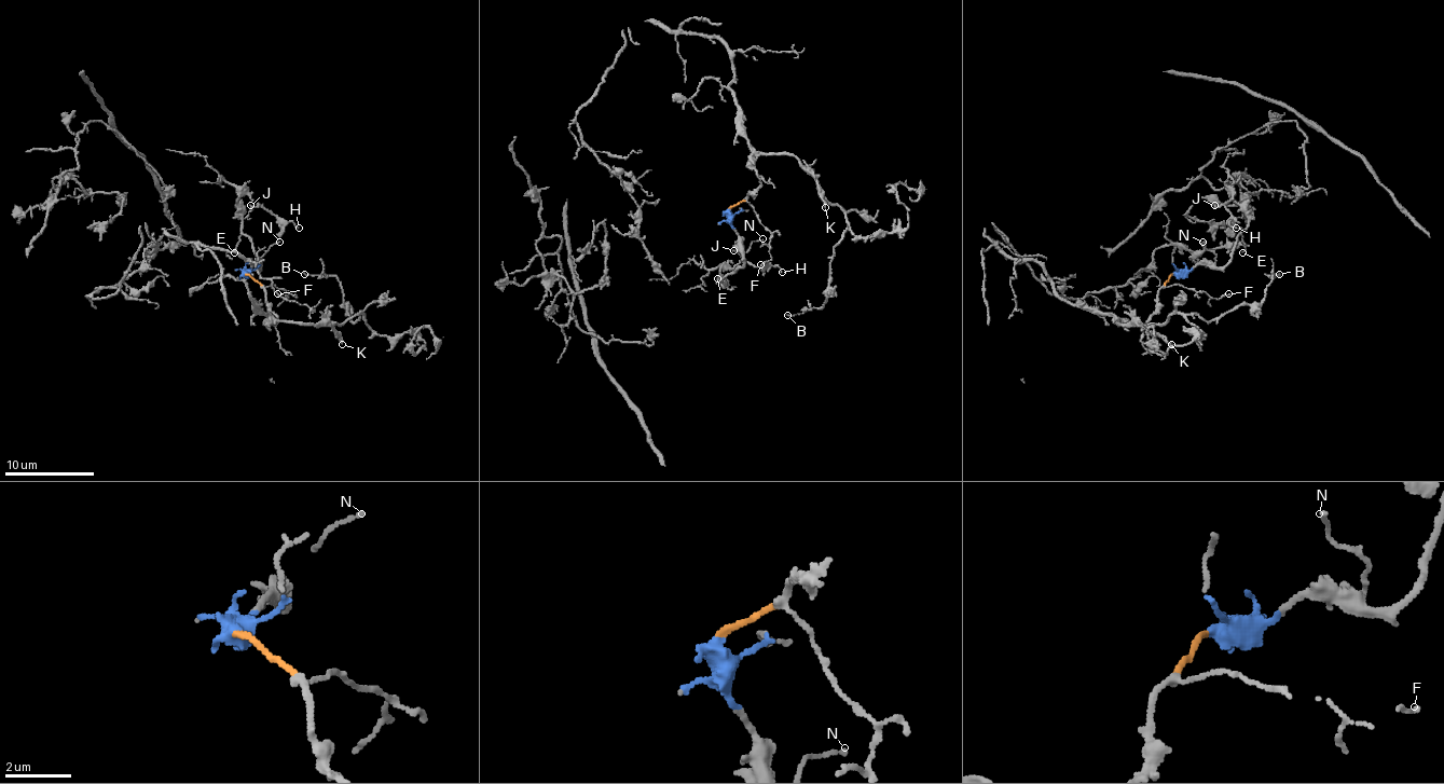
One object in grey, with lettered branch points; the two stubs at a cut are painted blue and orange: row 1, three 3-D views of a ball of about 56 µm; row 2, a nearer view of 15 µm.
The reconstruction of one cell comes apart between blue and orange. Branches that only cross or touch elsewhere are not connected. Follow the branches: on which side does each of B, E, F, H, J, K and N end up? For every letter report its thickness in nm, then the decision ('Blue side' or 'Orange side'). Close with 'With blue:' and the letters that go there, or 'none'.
B: Thickness 110 nm. Orange side
E: Thickness 110 nm. Blue side
F: Thickness 120 nm. Orange side
H: Thickness 110 nm. Blue side
J: Thickness 140 nm. Blue side
K: Thickness 160 nm. Orange side
N: Thickness 110 nm. Blue side
With blue: E, H, J, N

